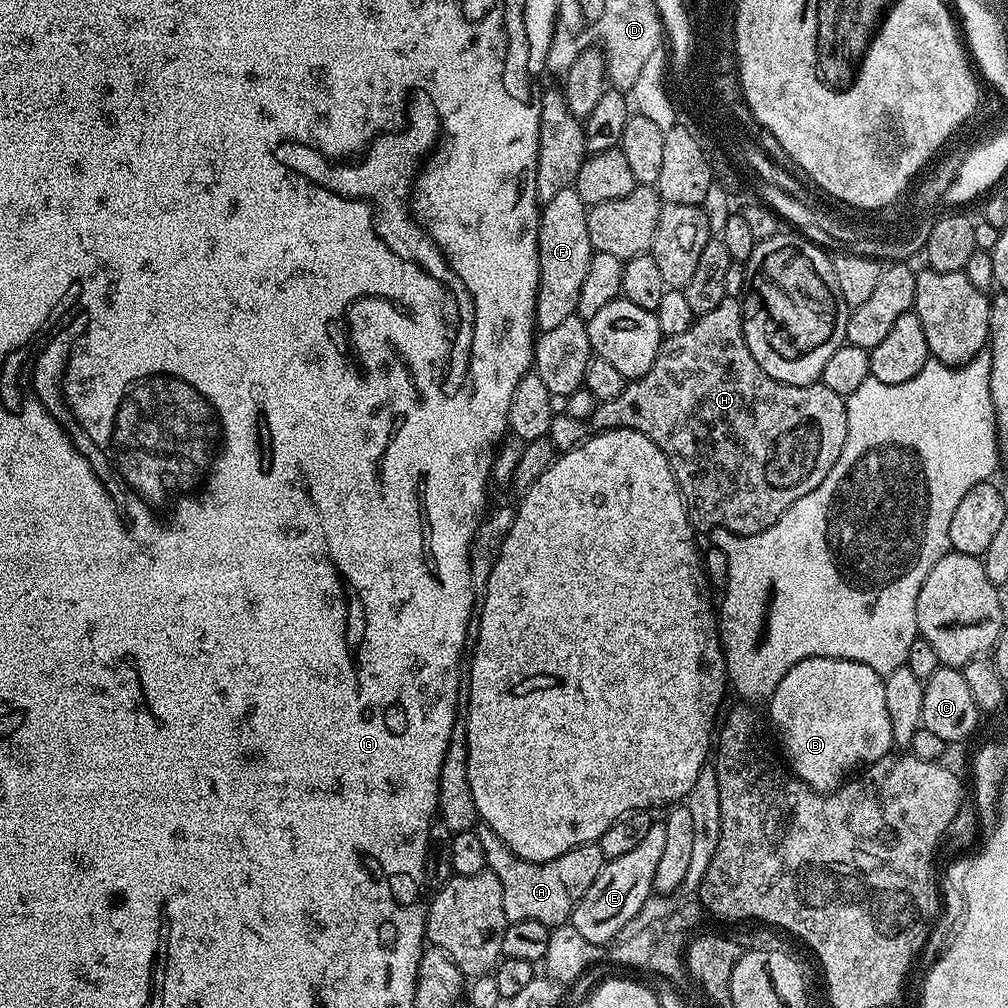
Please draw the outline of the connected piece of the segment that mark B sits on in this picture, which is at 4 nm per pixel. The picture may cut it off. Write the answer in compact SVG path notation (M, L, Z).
M806 658L786 670L766 707L788 755L786 764L791 775L816 792L836 791L861 766L873 764L893 751L884 677L862 662Z

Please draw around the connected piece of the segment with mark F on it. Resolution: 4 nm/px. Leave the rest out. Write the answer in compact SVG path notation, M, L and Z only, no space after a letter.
M575 187L561 190L543 201L538 226L538 266L540 281L536 291L536 327L540 332L554 330L565 318L576 315L578 294L590 267L592 243L588 233L589 205L582 202Z

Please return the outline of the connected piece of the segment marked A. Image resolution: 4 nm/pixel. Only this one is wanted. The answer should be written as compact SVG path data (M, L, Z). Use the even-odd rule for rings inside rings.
M481 823L475 831L486 854L487 871L498 874L498 882L502 882L502 906L509 922L542 922L549 930L569 923L582 894L590 890L590 882L598 878L606 863L599 843L596 842L566 850L566 854L539 864L518 858L508 849L506 842L502 842L502 838L490 830L490 826Z

